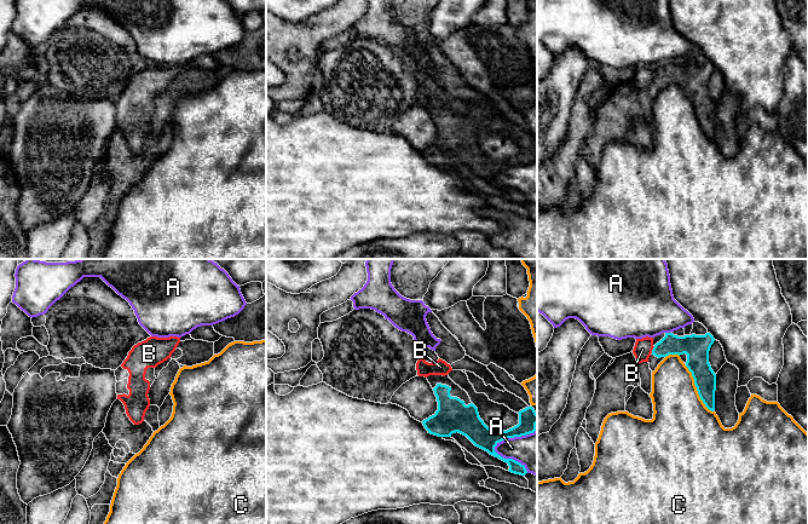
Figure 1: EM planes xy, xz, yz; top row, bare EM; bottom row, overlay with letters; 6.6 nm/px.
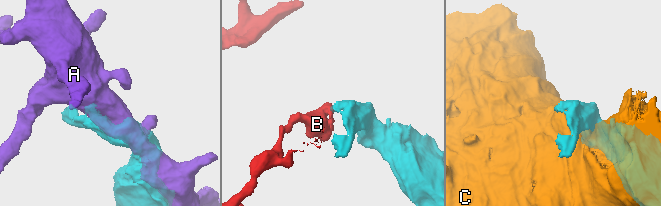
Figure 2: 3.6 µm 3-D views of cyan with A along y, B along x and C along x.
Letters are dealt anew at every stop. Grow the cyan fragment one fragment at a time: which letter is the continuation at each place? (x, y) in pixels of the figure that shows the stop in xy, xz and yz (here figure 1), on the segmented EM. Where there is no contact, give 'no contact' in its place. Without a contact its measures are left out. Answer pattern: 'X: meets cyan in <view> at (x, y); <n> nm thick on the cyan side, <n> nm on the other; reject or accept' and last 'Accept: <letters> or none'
A: meets cyan in xz at (513, 437); 150 nm thick on the cyan side, 240 nm on the other; reject
B: meets cyan in yz at (652, 350); 140 nm thick on the cyan side, 120 nm on the other; reject
C: meets cyan in yz at (697, 390); 150 nm thick on the cyan side, 400 nm on the other; reject
Accept: none

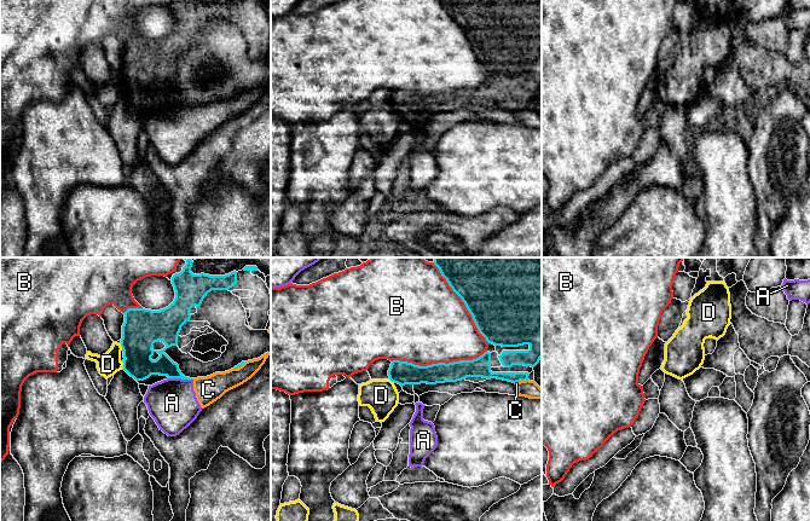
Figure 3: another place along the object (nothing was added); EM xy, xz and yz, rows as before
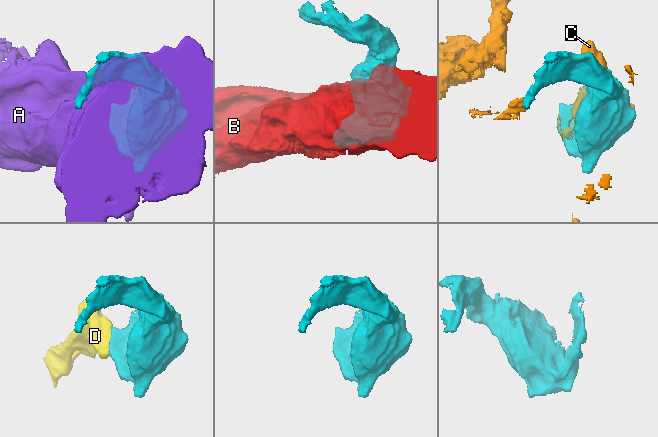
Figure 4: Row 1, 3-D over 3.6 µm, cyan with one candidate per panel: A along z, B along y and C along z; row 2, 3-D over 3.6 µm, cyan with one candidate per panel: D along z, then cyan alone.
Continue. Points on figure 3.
A: meets cyan in xy at (180, 377); 140 nm thick on the cyan side, 320 nm on the other; reject
B: meets cyan in xz at (439, 363); 160 nm thick on the cyan side, 500 nm on the other; reject
C: meets cyan in xz at (521, 380); 80 nm thick on the cyan side, 120 nm on the other; reject
D: meets cyan in xy at (121, 346); 260 nm thick on the cyan side, 150 nm on the other; reject
Accept: none

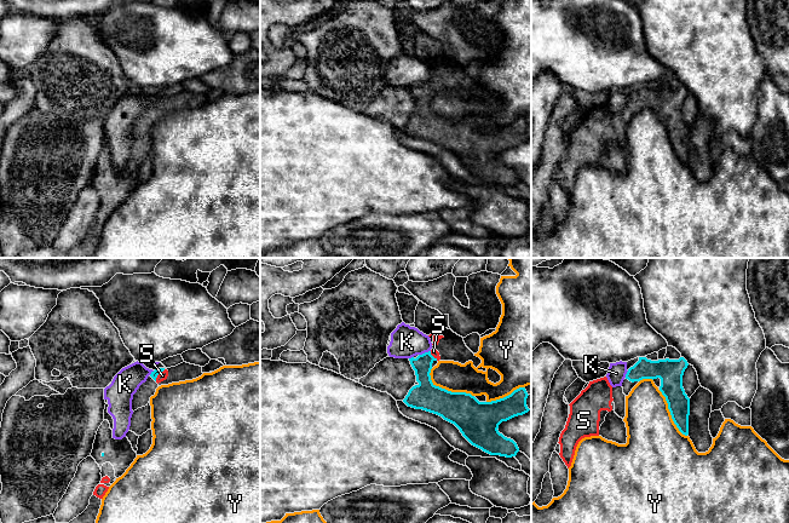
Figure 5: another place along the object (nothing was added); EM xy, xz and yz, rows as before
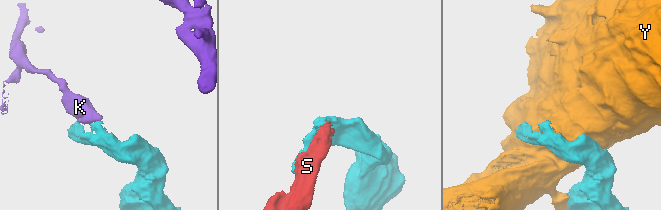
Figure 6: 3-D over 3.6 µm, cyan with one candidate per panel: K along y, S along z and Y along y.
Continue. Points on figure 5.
K: meets cyan in xz at (425, 352); 130 nm thick on the cyan side, 220 nm on the other; reject
S: meets cyan in xy at (159, 373); 50 nm thick on the cyan side, 60 nm on the other; accept
Y: meets cyan in xz at (447, 390); 240 nm thick on the cyan side, 200 nm on the other; reject
Accept: S

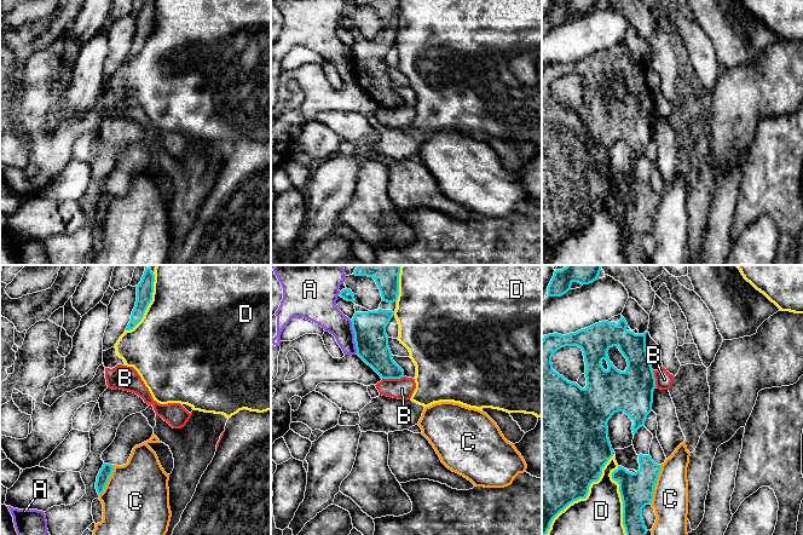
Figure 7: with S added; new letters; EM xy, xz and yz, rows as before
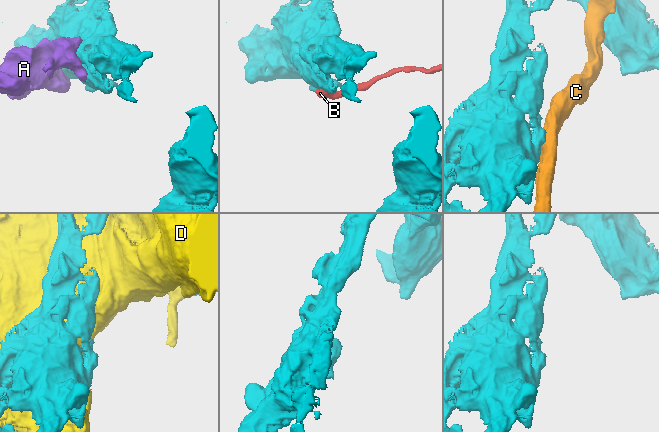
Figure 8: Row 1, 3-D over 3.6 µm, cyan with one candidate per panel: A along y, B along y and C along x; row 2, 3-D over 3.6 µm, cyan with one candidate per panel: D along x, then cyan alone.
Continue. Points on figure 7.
A: meets cyan in xz at (354, 337); 220 nm thick on the cyan side, 180 nm on the other; reject
B: meets cyan in xz at (392, 378); 220 nm thick on the cyan side, 140 nm on the other; reject
C: meets cyan in yz at (656, 483); 220 nm thick on the cyan side, 240 nm on the other; reject
D: meets cyan in yz at (583, 498); 460 nm thick on the cyan side, 280 nm on the other; reject
Accept: none

